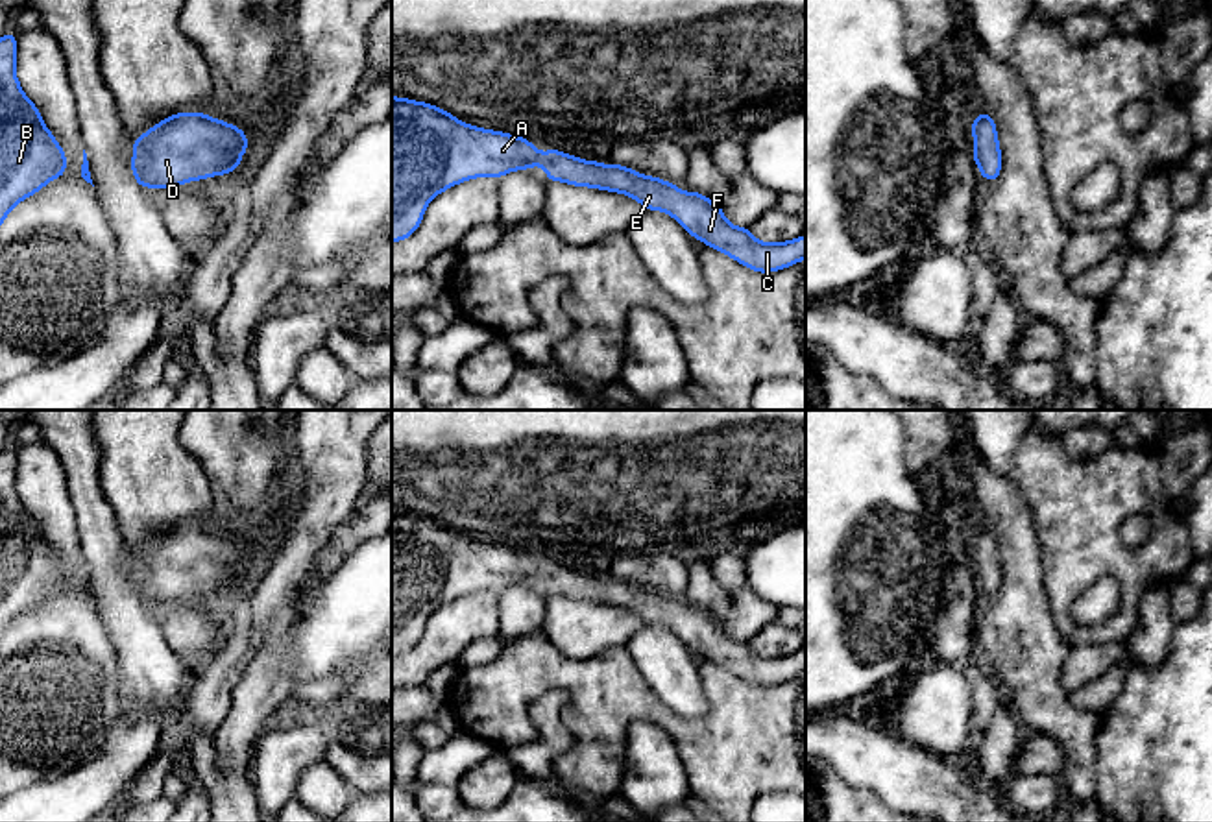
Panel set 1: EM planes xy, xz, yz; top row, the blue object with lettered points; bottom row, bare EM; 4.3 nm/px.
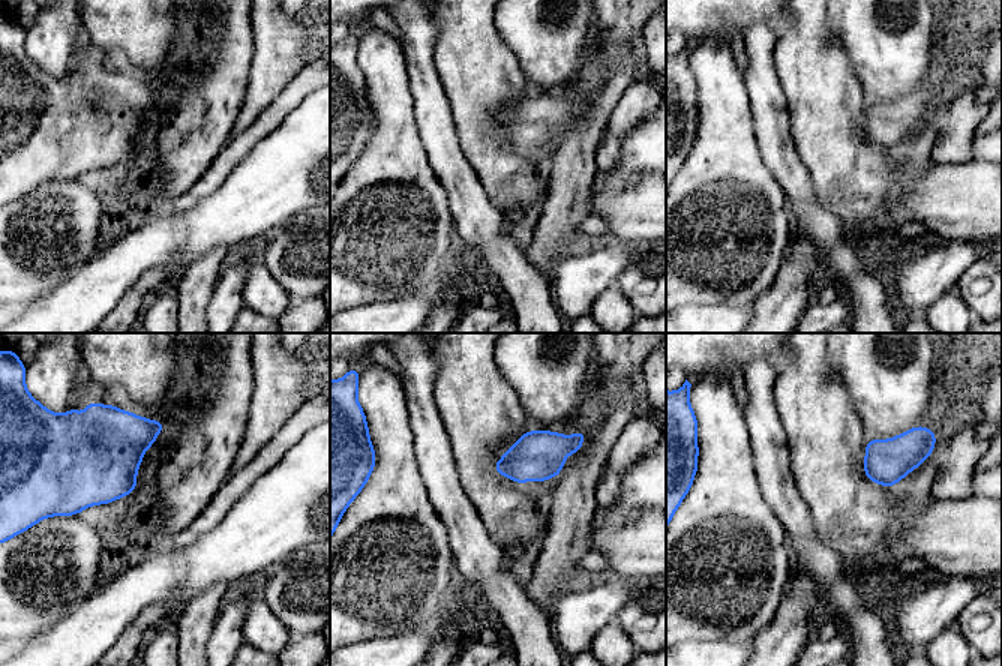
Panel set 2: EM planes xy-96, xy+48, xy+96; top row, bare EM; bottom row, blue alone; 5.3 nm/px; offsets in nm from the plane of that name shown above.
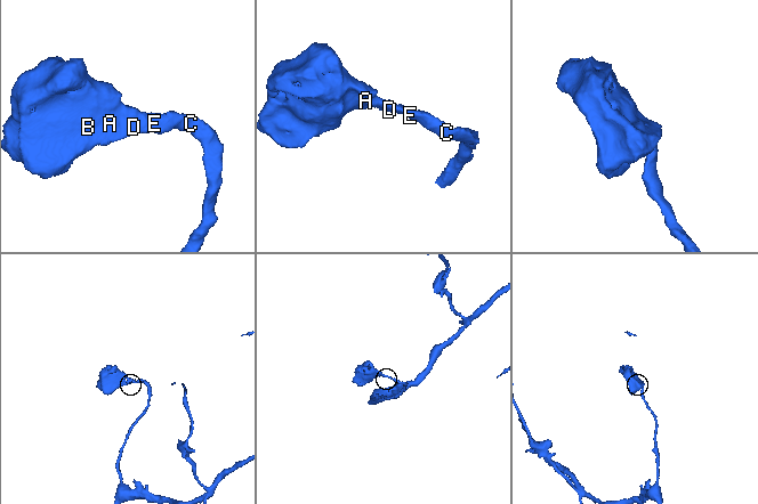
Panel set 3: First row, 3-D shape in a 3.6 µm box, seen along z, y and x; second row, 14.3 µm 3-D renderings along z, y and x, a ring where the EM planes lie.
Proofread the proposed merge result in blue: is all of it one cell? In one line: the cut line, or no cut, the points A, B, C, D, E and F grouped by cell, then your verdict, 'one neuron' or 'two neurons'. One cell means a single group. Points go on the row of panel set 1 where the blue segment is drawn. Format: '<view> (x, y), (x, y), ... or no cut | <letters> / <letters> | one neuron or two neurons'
no cut | A B C D E F | one neuron

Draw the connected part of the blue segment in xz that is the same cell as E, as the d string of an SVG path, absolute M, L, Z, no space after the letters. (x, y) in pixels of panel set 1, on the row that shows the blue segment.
M392 96L392 244L414 235L423 220L423 212L440 192L482 175L503 177L512 170L528 170L541 164L547 181L564 181L575 187L589 187L619 192L639 201L647 211L671 214L693 238L719 249L739 264L770 273L793 266L806 259L806 236L789 242L765 244L754 238L748 227L733 227L722 216L722 205L713 203L700 192L680 194L684 185L671 185L656 175L645 177L621 164L602 166L600 161L584 161L551 148L538 151L530 139L506 135L503 131L482 129L462 124L454 115L425 102Z

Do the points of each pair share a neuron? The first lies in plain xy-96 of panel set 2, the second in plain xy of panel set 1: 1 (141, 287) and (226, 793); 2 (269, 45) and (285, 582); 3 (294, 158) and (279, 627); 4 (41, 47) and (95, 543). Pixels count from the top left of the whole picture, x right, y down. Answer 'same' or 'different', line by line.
1: different
2: same
3: different
4: different

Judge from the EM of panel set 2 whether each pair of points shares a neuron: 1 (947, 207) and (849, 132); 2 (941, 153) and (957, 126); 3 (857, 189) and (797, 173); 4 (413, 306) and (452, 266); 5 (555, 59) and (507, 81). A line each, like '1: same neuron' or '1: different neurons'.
1: same neuron
2: same neuron
3: different neurons
4: same neuron
5: different neurons

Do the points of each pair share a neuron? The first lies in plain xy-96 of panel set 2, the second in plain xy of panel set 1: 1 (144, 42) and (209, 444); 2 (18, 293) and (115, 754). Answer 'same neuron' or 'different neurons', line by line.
1: different neurons
2: different neurons

